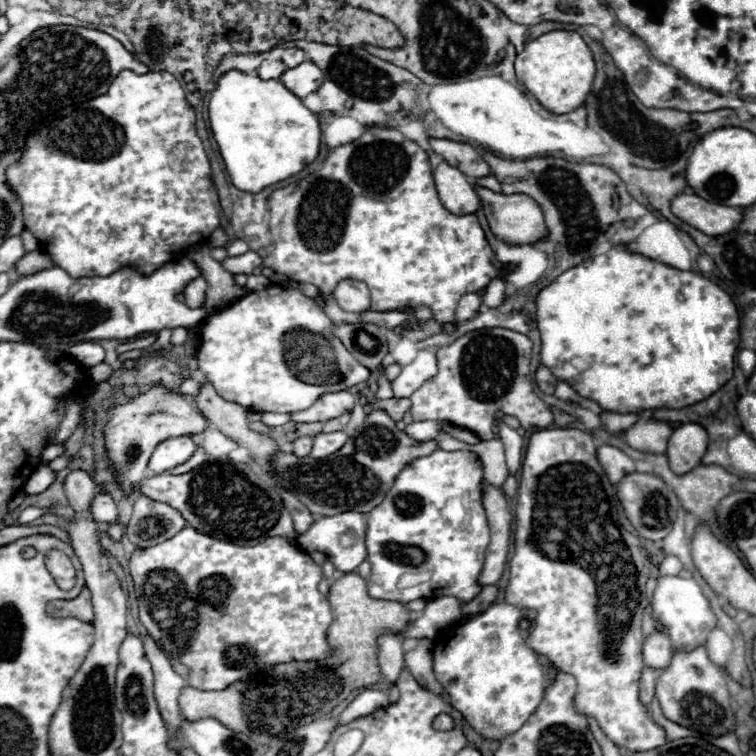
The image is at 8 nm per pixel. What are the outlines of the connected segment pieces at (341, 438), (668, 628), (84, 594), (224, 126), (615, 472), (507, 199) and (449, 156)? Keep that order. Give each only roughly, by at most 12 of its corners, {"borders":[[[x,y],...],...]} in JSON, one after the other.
{"borders":[[[347,432],[317,434],[313,458],[325,458],[347,442]],[[659,578],[653,616],[673,648],[705,644],[717,618],[693,578]],[[87,586],[75,600],[49,602],[49,616],[75,616],[93,620]],[[223,74],[209,120],[233,186],[299,174],[317,114],[281,80]],[[599,446],[597,460],[611,482],[635,472],[635,462],[615,446]],[[475,186],[491,232],[507,244],[547,234],[543,212],[525,194]],[[431,138],[431,150],[469,178],[491,174],[471,144]]]}

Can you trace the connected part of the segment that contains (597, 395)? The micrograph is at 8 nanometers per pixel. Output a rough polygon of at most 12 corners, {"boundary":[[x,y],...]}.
{"boundary":[[625,246],[537,294],[541,364],[603,410],[733,376],[731,296]]}

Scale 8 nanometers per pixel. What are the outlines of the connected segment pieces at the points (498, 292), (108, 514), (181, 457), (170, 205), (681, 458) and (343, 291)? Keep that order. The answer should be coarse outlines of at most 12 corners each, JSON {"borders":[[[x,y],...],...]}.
{"borders":[[[493,278],[485,288],[485,306],[495,308],[505,300],[505,282]],[[95,492],[89,512],[97,522],[111,522],[117,504],[109,494]],[[191,436],[167,438],[155,448],[149,470],[173,470],[195,452]],[[169,72],[31,130],[7,184],[75,278],[155,268],[221,210]],[[681,424],[669,438],[675,474],[697,468],[707,452],[707,432]],[[341,280],[333,298],[345,312],[369,310],[369,288]]]}

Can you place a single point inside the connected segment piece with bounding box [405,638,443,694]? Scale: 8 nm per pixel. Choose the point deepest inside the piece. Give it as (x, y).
(419, 660)

